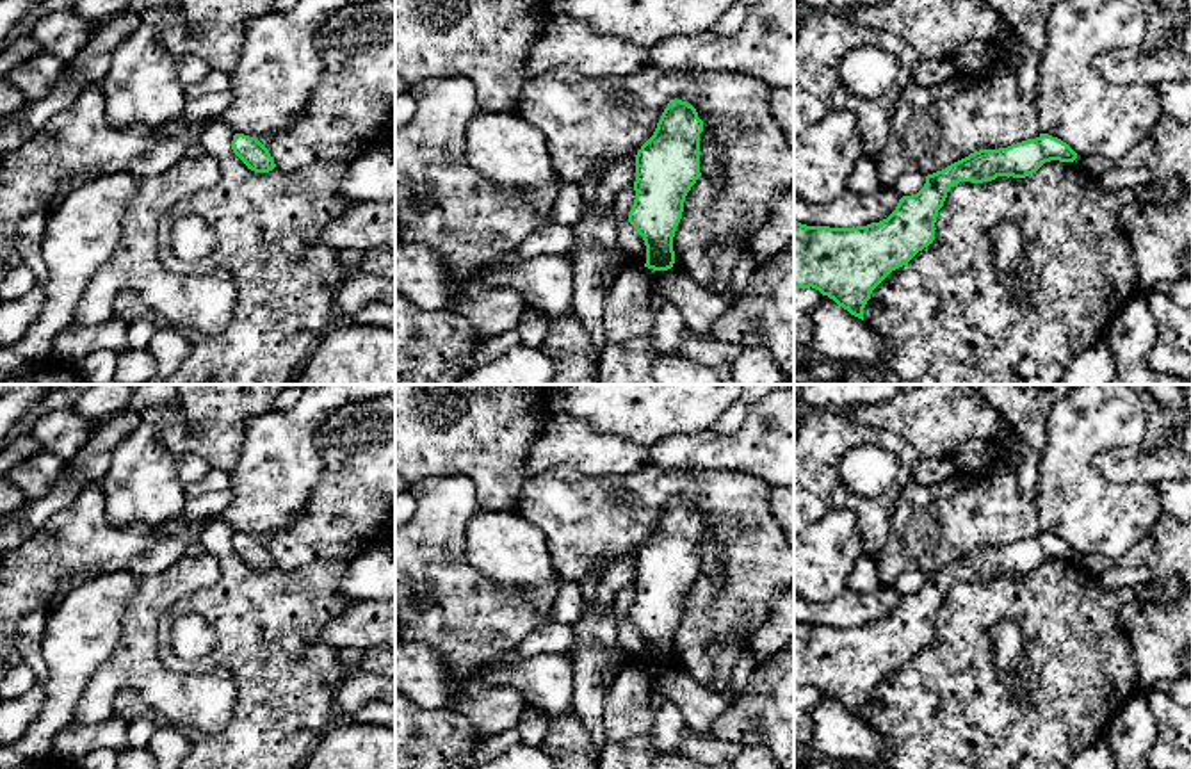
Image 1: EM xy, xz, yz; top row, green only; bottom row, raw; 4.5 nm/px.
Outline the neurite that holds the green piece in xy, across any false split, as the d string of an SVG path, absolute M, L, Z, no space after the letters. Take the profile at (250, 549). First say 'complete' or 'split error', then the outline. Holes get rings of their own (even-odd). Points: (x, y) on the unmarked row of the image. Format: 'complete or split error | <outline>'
complete | M235 532L231 548L255 571L269 571L276 566L269 548L256 536Z

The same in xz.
complete | M673 498L664 507L653 534L636 554L636 598L628 621L646 644L644 666L668 669L675 662L673 635L684 600L700 571L703 520L693 504Z

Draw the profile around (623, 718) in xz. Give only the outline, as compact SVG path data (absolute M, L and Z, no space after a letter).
M628 662L609 684L604 698L604 732L618 742L648 733L652 723L644 707L652 696L653 676L639 662Z

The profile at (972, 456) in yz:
M995 440L967 441L960 445L958 450L952 454L952 461L958 472L974 474L990 466L995 461L999 447L1001 445Z

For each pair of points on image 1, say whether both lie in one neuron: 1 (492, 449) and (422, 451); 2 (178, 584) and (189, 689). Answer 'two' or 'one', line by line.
1: one
2: one

